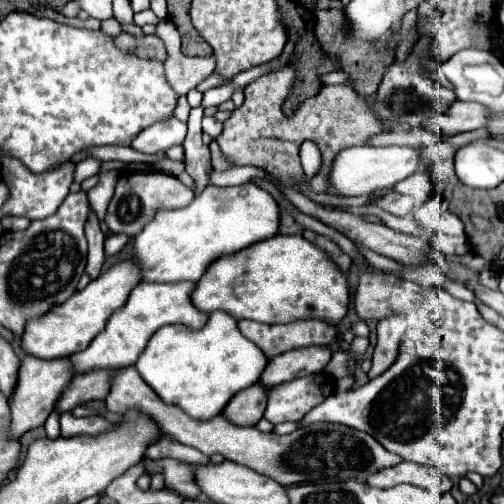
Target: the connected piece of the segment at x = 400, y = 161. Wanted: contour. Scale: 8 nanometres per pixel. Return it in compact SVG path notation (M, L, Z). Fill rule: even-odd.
M349 147L343 149L331 167L331 183L337 189L339 195L345 197L357 197L357 195L369 195L377 189L391 189L405 177L413 175L421 169L421 153L413 147Z

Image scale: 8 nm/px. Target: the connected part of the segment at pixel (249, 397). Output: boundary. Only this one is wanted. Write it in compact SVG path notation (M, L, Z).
M253 383L251 387L237 393L233 401L229 401L225 407L225 417L229 417L235 425L255 425L265 413L267 395L269 389L263 383Z

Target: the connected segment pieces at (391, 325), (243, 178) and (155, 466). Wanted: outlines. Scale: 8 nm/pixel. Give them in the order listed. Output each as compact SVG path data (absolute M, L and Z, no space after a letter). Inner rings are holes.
M389 317L377 323L377 345L373 351L373 367L367 373L369 379L379 377L395 363L403 333L405 331L401 331L401 317Z
M234 166L233 169L223 171L223 173L215 170L209 173L210 184L218 187L237 186L239 183L251 181L253 177L263 177L265 179L265 175L259 169L255 169L255 167Z
M145 459L145 467L147 467L149 475L163 473L165 487L175 493L179 493L183 497L191 497L191 499L201 495L201 489L193 477L195 475L193 467L197 467L197 465L189 465L189 463L183 463L177 459L159 459L159 461Z

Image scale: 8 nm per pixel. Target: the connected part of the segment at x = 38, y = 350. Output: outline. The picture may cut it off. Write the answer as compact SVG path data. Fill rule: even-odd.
M131 259L109 267L105 273L101 273L101 277L93 279L83 291L77 291L73 297L69 297L69 301L53 307L45 317L29 321L29 327L25 327L25 333L21 337L23 351L41 359L69 357L73 353L83 351L95 339L95 335L105 329L109 317L115 311L119 311L121 305L127 303L129 293L139 281L141 267Z

